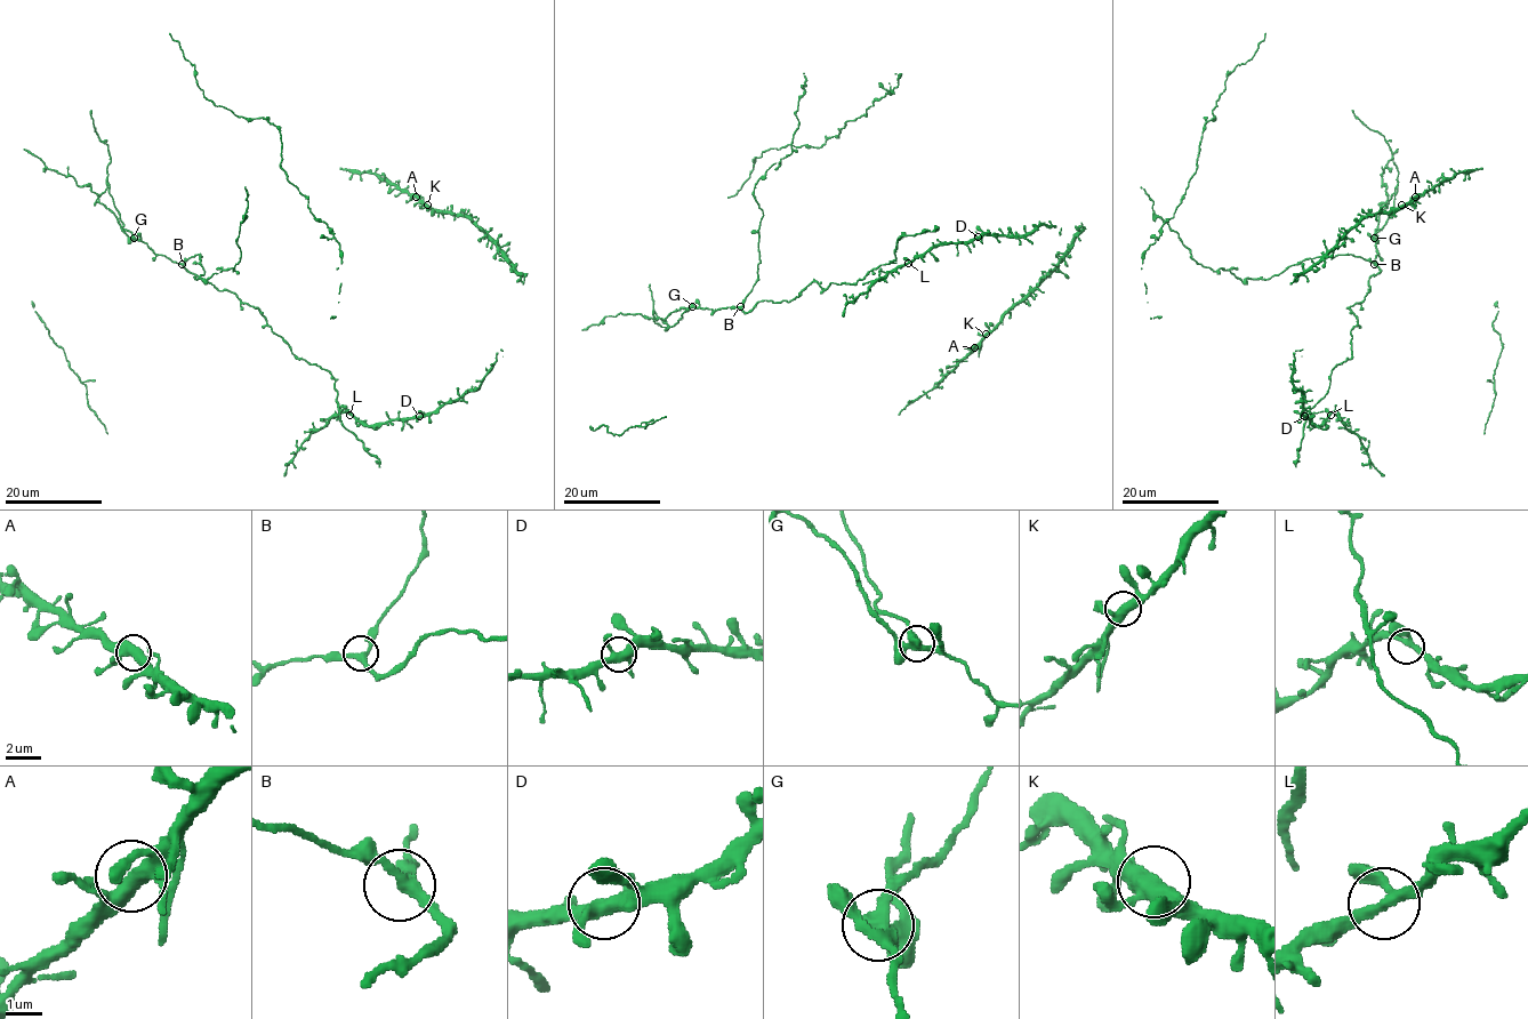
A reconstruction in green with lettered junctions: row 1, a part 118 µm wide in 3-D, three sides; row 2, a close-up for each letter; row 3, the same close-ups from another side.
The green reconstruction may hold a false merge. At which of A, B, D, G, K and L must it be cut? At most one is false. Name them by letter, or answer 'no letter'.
G

